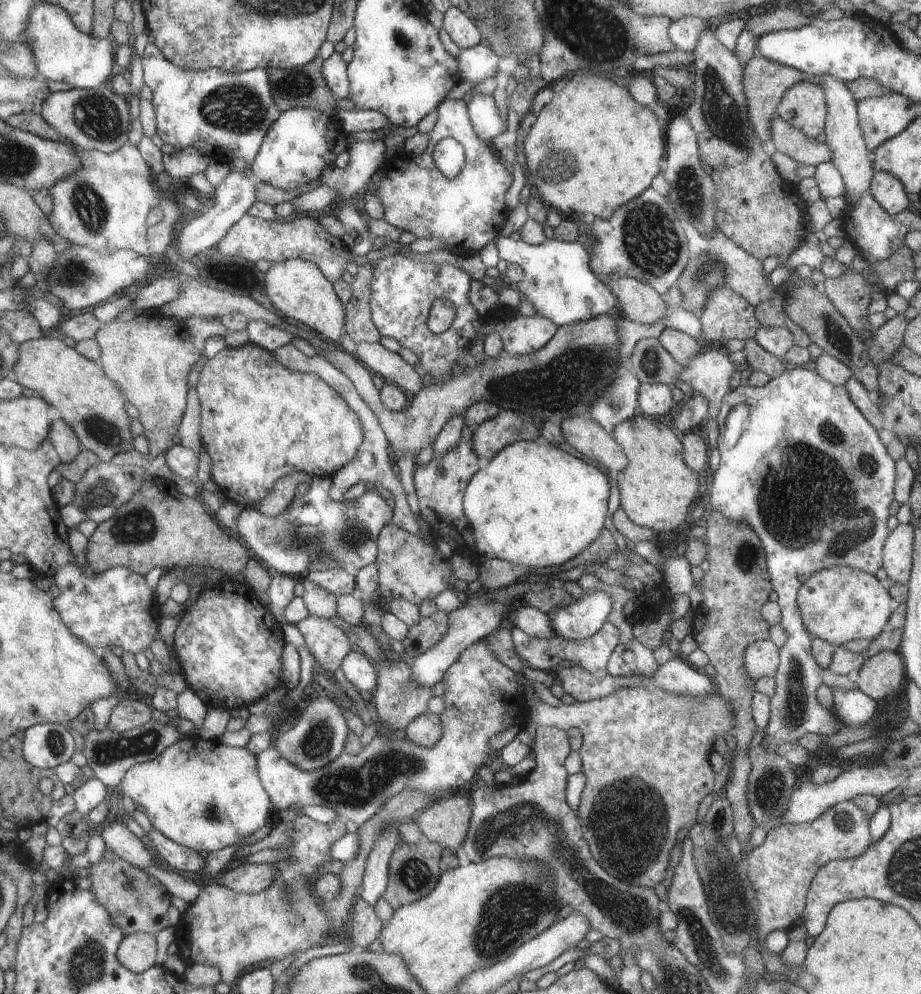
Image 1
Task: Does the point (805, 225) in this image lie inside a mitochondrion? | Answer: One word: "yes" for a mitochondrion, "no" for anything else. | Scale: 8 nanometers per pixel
no

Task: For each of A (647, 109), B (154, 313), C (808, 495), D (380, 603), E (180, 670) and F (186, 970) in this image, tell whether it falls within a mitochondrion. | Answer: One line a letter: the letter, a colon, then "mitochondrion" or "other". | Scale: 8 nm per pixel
A: other
B: other
C: mitochondrion
D: other
E: other
F: other

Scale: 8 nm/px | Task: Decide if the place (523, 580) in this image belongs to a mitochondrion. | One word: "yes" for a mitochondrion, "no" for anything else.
no

